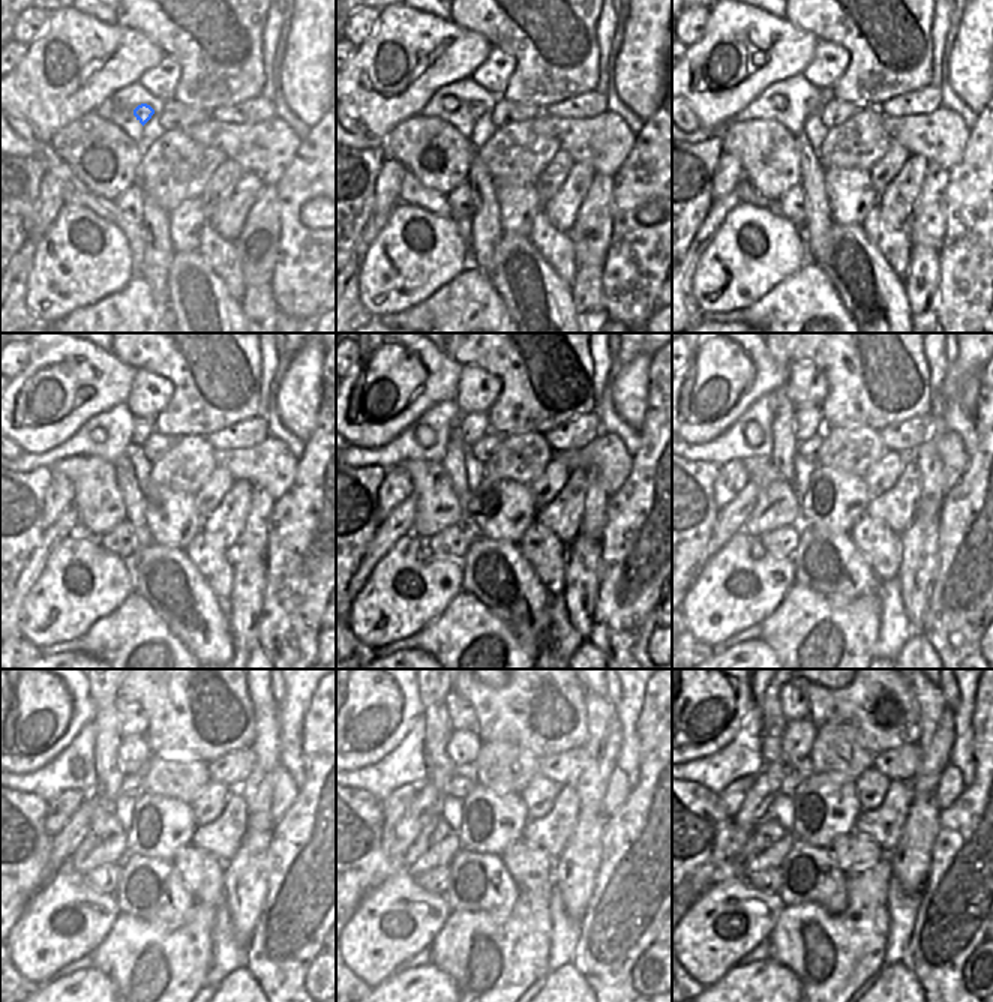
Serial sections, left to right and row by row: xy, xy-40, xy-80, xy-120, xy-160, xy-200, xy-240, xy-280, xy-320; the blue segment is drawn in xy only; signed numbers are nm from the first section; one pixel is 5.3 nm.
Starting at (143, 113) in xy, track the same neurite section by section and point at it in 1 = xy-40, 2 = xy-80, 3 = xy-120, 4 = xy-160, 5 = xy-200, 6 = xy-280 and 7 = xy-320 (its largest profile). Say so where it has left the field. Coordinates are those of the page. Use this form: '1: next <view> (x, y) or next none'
1: next xy-40 (477, 110)
2: next xy-80 (815, 104)
3: next xy-120 (143, 426)
4: next xy-160 (473, 426)
5: next xy-200 (807, 422)
6: next xy-280 (464, 746)
7: next xy-320 (798, 737)

